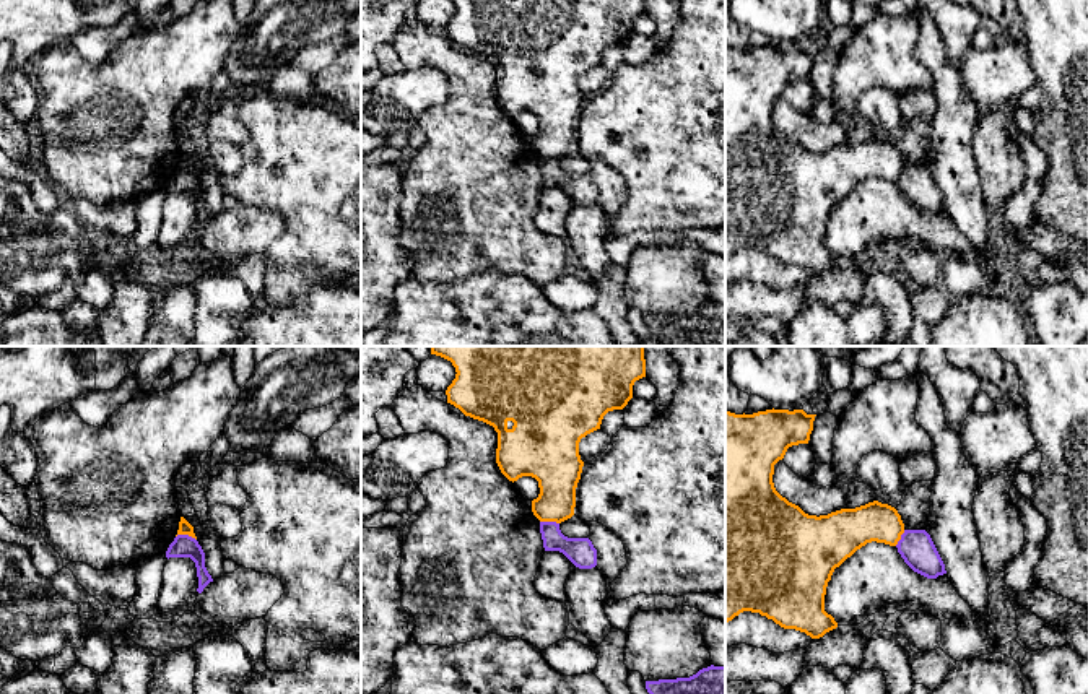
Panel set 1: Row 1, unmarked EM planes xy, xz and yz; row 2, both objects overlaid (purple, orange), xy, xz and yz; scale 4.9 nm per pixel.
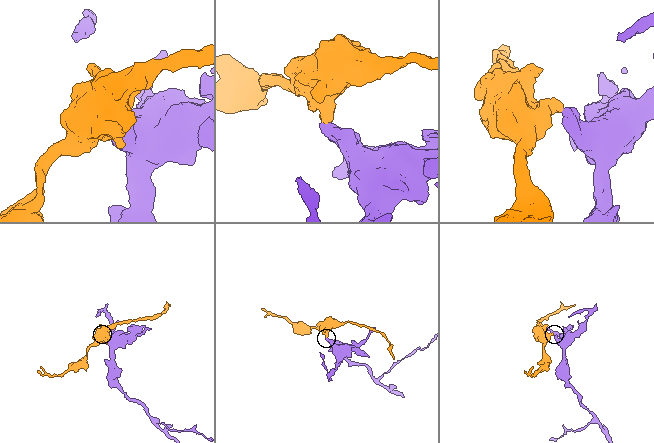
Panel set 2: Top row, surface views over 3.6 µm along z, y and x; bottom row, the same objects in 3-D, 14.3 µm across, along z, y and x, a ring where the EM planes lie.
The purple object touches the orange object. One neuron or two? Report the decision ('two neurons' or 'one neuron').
two neurons

